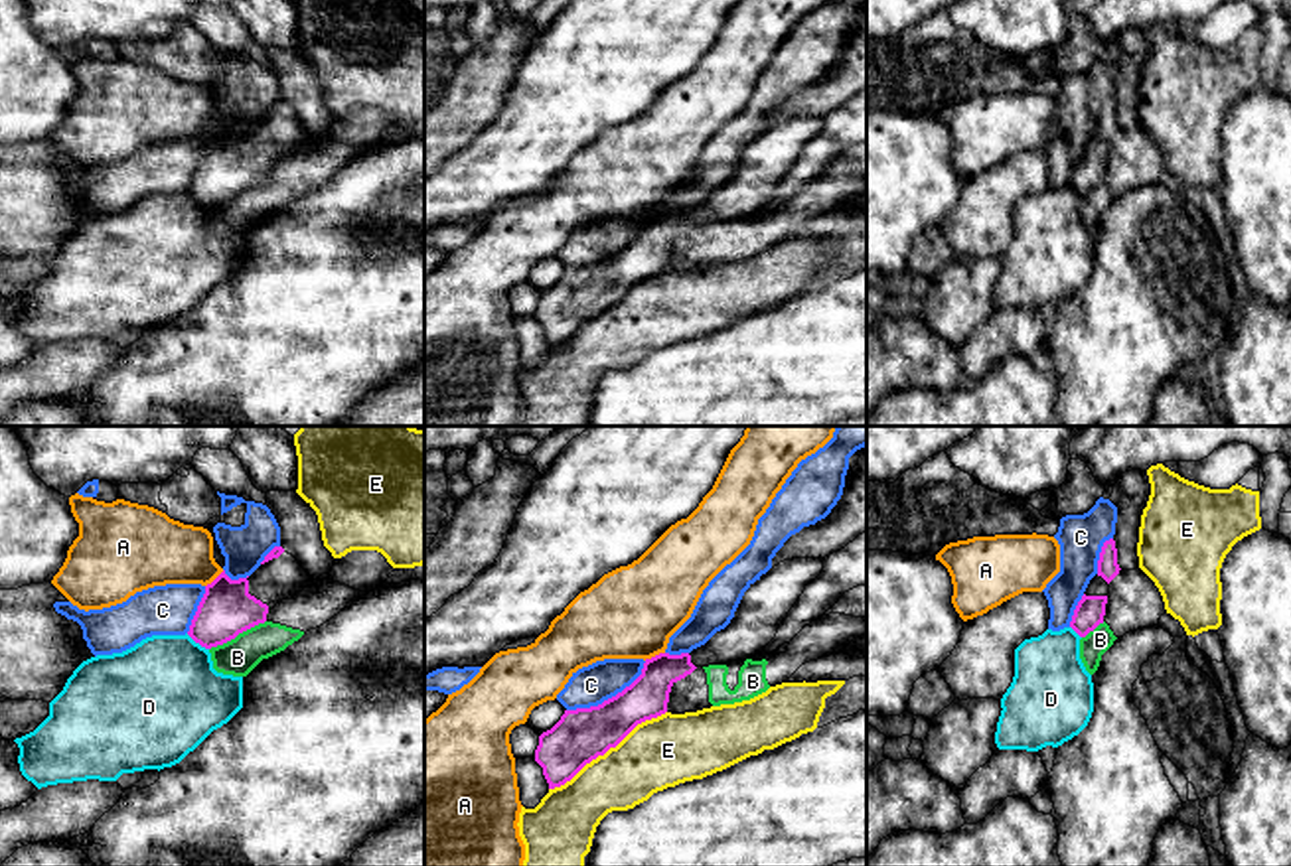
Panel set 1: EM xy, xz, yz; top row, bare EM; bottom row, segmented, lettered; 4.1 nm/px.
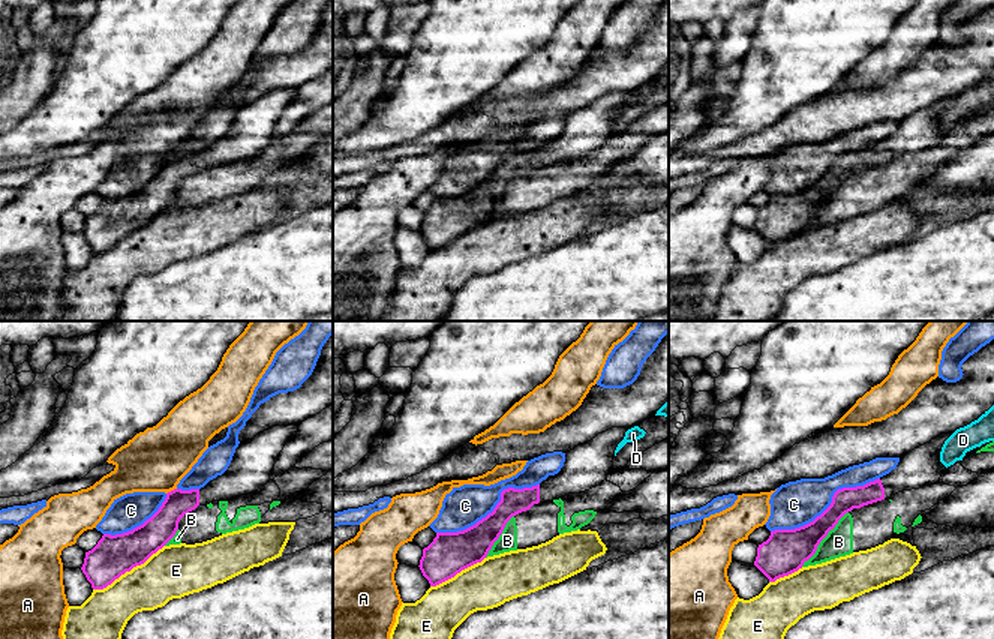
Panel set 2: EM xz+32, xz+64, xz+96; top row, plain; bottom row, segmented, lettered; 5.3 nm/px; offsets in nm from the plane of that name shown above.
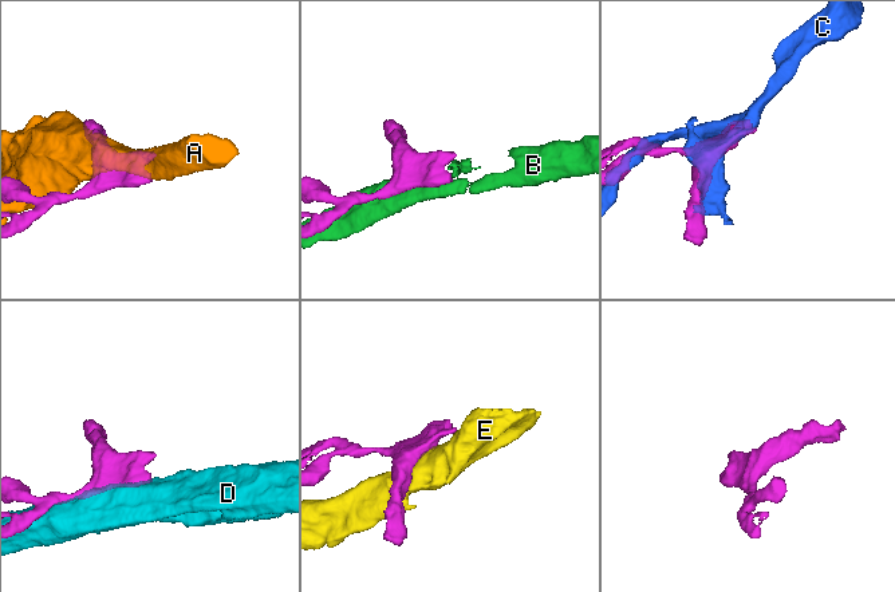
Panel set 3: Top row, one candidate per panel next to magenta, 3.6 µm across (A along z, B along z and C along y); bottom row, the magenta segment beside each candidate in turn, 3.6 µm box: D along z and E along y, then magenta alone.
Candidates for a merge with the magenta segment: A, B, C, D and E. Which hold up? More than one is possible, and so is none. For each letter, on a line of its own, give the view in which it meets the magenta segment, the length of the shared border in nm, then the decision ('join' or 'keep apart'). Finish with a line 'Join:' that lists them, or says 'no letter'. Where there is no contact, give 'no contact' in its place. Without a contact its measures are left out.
A: contact in xz; length 90 nm; keep apart
B: contact in xy; length 260 nm; keep apart
C: contact in xz; length 380 nm; keep apart
D: contact in xy; length 120 nm; keep apart
E: contact in xz; length 600 nm; keep apart
Join: no letter

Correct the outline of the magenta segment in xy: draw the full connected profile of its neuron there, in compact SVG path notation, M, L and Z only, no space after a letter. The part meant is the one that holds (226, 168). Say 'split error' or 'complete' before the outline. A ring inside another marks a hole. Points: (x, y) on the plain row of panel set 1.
split error | M274 105L247 136L231 138L225 128L205 144L188 193L205 207L265 181L266 172L314 136L282 105Z

